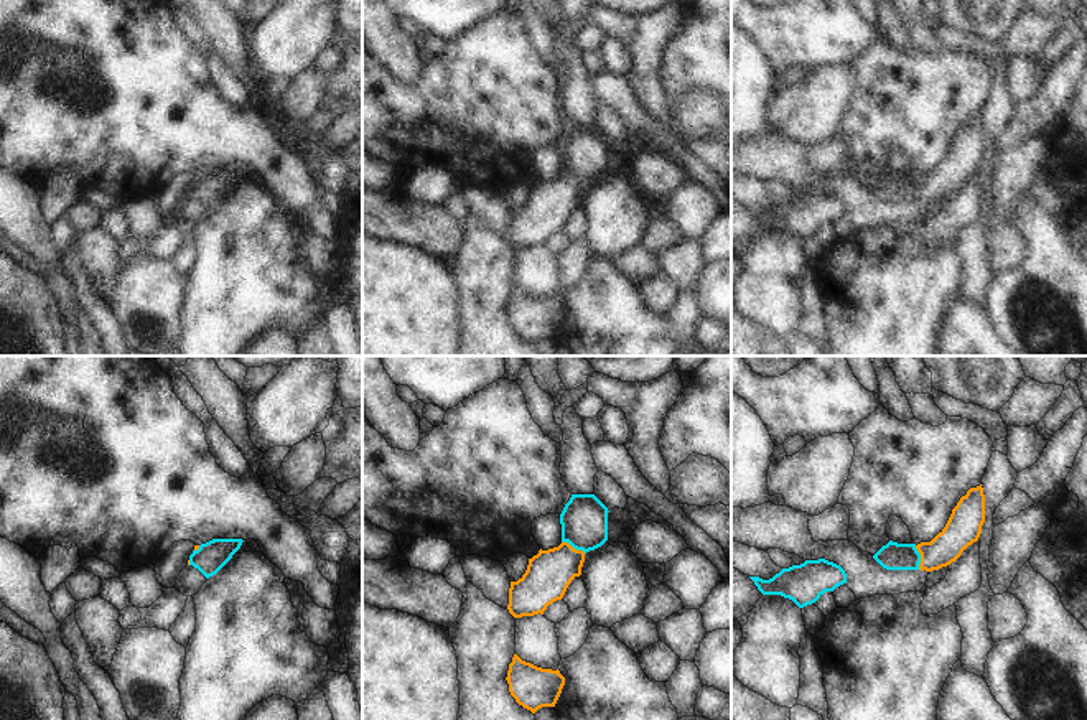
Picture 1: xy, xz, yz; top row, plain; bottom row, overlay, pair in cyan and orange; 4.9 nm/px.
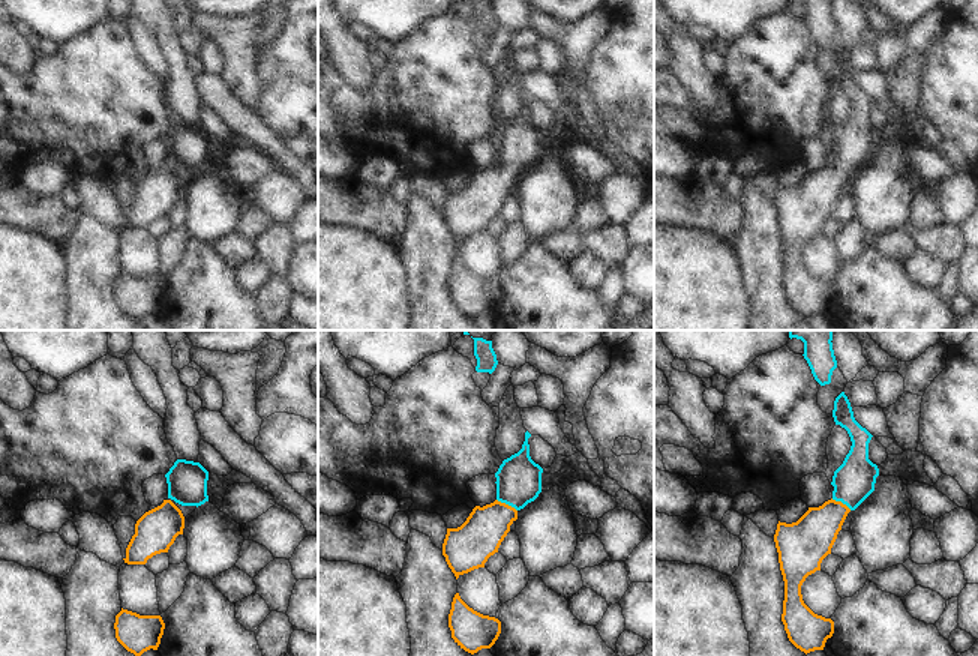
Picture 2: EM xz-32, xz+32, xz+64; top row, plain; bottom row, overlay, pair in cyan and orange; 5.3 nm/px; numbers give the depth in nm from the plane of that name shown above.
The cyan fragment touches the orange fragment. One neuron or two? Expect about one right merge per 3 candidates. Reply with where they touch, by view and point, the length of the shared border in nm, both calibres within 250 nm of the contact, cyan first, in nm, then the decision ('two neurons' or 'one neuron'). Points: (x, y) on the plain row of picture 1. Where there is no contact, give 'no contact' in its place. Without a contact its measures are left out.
contact yz (919, 188); length 120 nm; calibres 140 and 170 nm; one neuron

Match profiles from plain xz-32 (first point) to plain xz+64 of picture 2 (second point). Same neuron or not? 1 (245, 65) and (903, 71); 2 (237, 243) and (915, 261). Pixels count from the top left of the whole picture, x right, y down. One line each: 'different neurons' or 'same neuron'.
1: different neurons
2: different neurons

